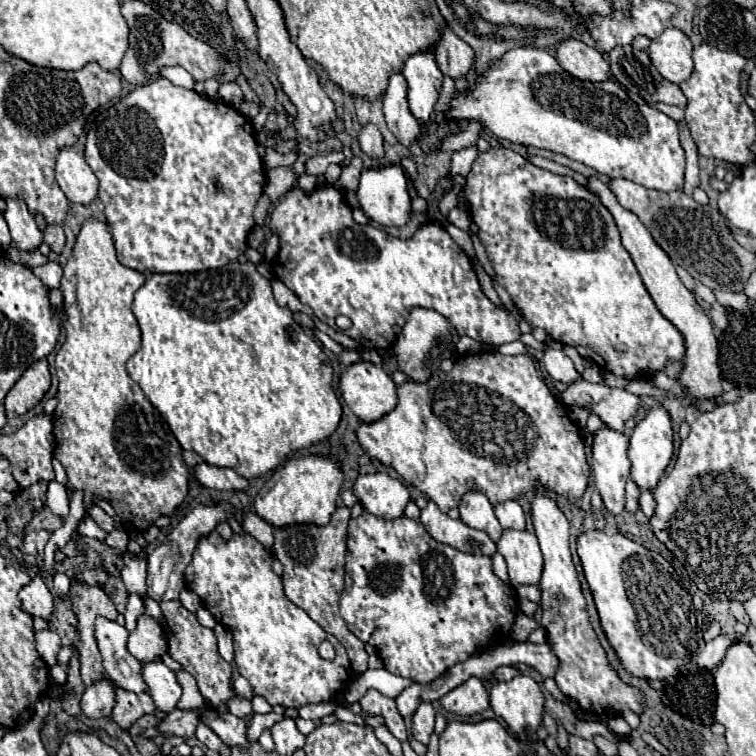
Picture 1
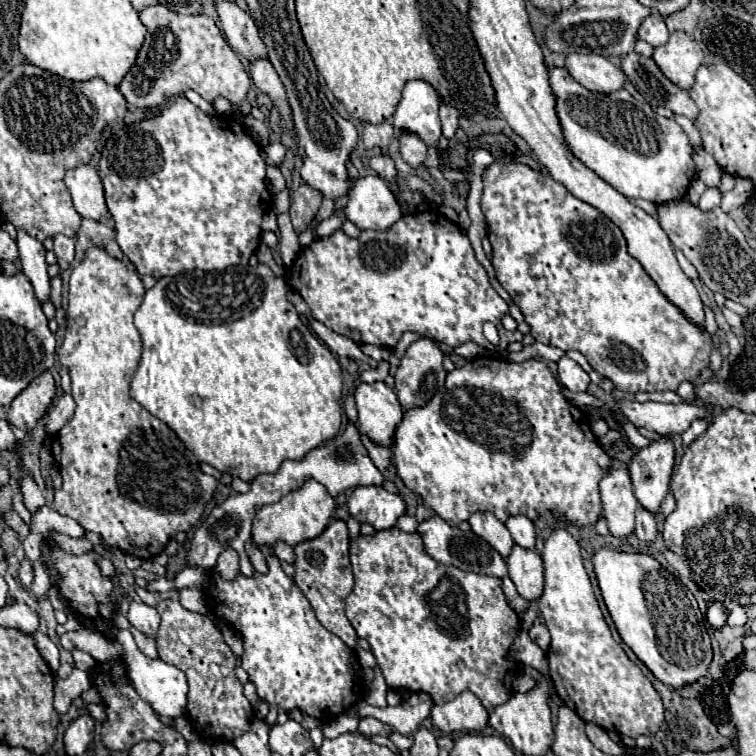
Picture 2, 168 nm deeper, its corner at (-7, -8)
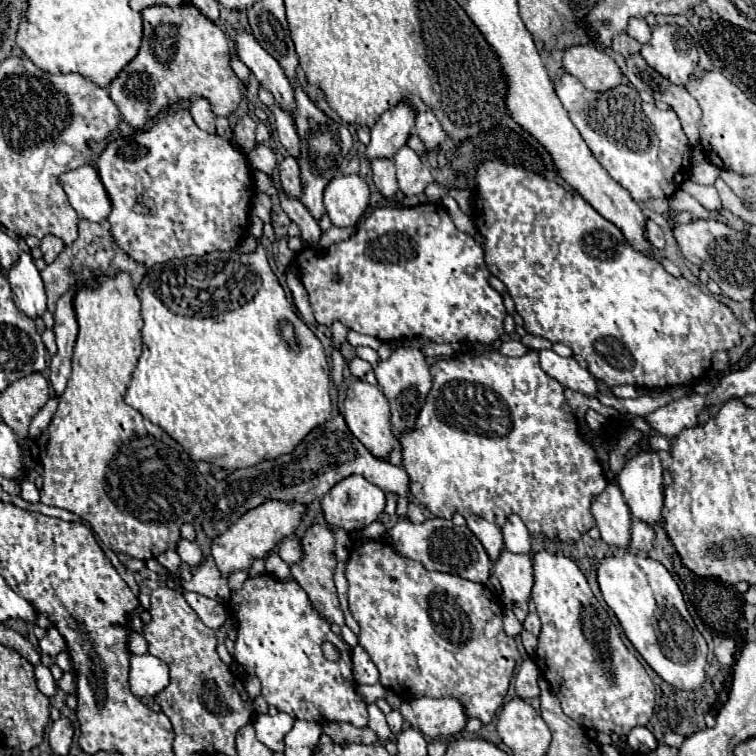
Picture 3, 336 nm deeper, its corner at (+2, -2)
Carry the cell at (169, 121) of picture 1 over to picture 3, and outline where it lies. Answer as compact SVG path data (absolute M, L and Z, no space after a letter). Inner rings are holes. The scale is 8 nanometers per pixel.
M187 109L167 111L149 131L111 141L101 153L97 169L113 201L113 211L107 221L111 223L115 243L147 267L189 255L231 251L247 231L251 197L255 193L251 167L245 155L227 139L201 131Z

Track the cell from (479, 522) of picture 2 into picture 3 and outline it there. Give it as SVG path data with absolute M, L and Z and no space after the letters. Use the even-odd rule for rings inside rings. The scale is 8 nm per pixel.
M471 515L467 519L467 527L483 543L489 559L491 561L497 561L497 557L503 551L503 535L501 535L501 529L495 523L489 523L489 521L485 521L481 517L475 517L475 515Z

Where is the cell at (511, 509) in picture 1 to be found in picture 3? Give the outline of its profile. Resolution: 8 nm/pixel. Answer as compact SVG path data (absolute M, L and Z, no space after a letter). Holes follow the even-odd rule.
M511 515L501 531L503 531L507 551L511 551L511 553L529 553L531 551L531 535L529 535L525 523L517 515Z

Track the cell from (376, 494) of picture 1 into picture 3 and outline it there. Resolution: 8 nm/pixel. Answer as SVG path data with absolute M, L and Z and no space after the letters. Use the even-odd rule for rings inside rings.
M349 475L343 481L339 481L321 499L321 509L323 509L325 521L333 529L345 529L347 533L351 533L351 531L359 531L359 529L367 527L369 523L377 521L383 515L383 509L385 509L385 493L377 485L369 483L363 475Z

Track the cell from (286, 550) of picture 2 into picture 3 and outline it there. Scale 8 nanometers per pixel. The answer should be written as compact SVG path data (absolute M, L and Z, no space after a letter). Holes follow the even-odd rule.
M283 539L279 543L279 557L289 565L295 565L297 561L301 561L303 559L301 541L299 539Z

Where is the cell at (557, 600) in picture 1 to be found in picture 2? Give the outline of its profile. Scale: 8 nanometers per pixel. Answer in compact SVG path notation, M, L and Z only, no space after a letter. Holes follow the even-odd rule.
M554 529L544 541L542 561L546 583L538 607L552 635L546 655L556 693L580 719L596 723L606 731L634 739L638 735L654 735L664 723L662 699L640 667L612 639L582 565L580 545L566 529Z

